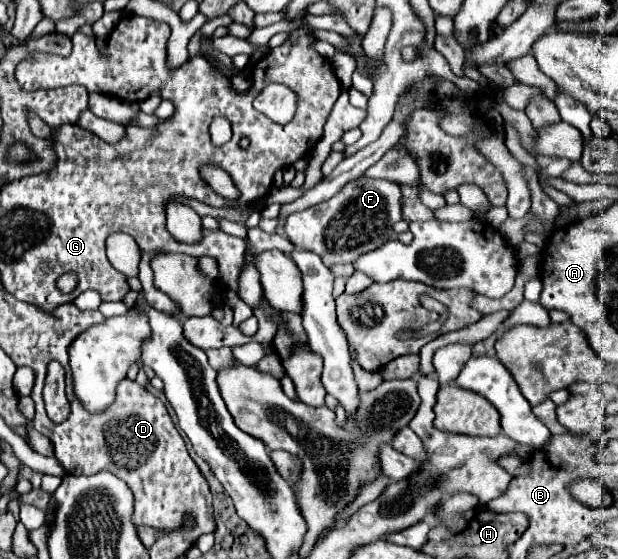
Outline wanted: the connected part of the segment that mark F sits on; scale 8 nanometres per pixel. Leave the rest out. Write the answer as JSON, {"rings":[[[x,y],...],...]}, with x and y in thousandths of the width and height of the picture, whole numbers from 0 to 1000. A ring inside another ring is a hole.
{"rings":[[[579,317],[576,324],[557,331],[544,352],[521,360],[502,374],[476,381],[466,388],[460,413],[466,428],[482,442],[511,453],[528,478],[540,470],[570,470],[583,456],[599,453],[641,424],[638,399],[650,392],[650,345],[641,327],[621,320],[595,320]],[[566,374],[566,406],[534,406],[537,392],[547,392],[553,377]]]}

